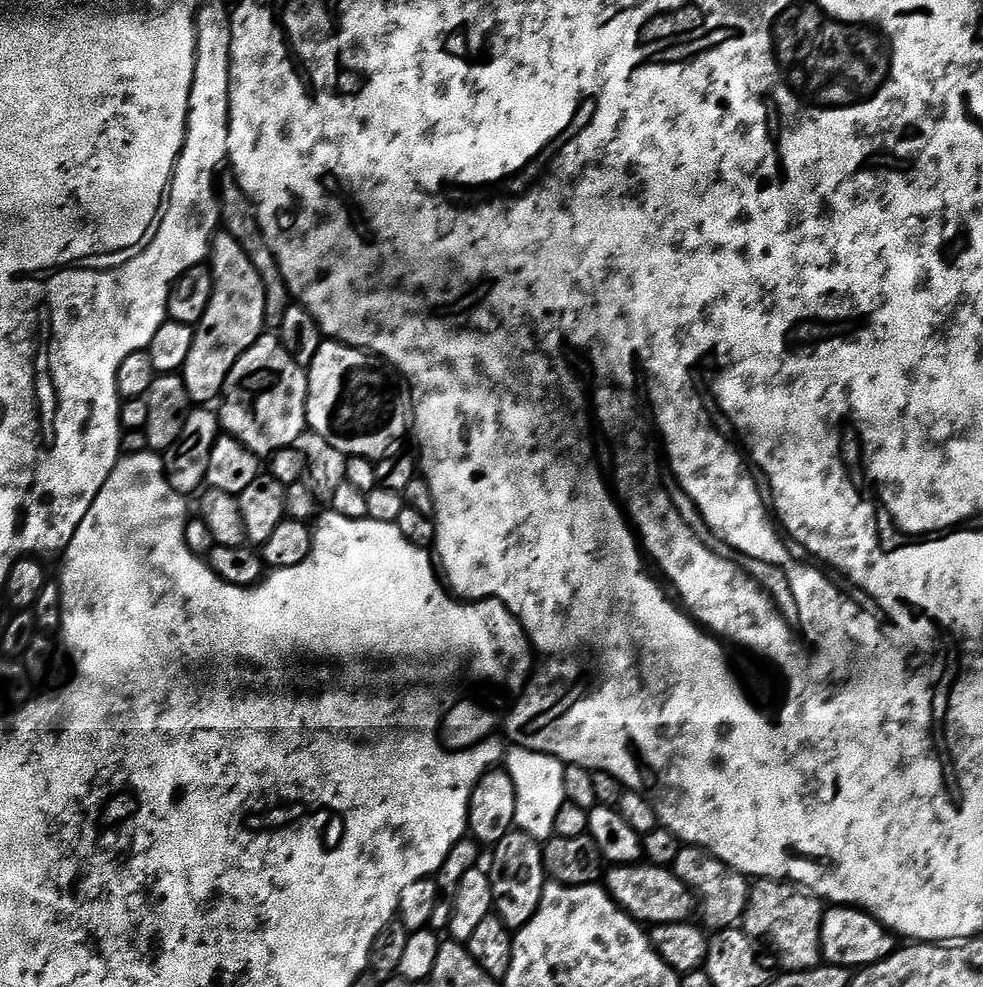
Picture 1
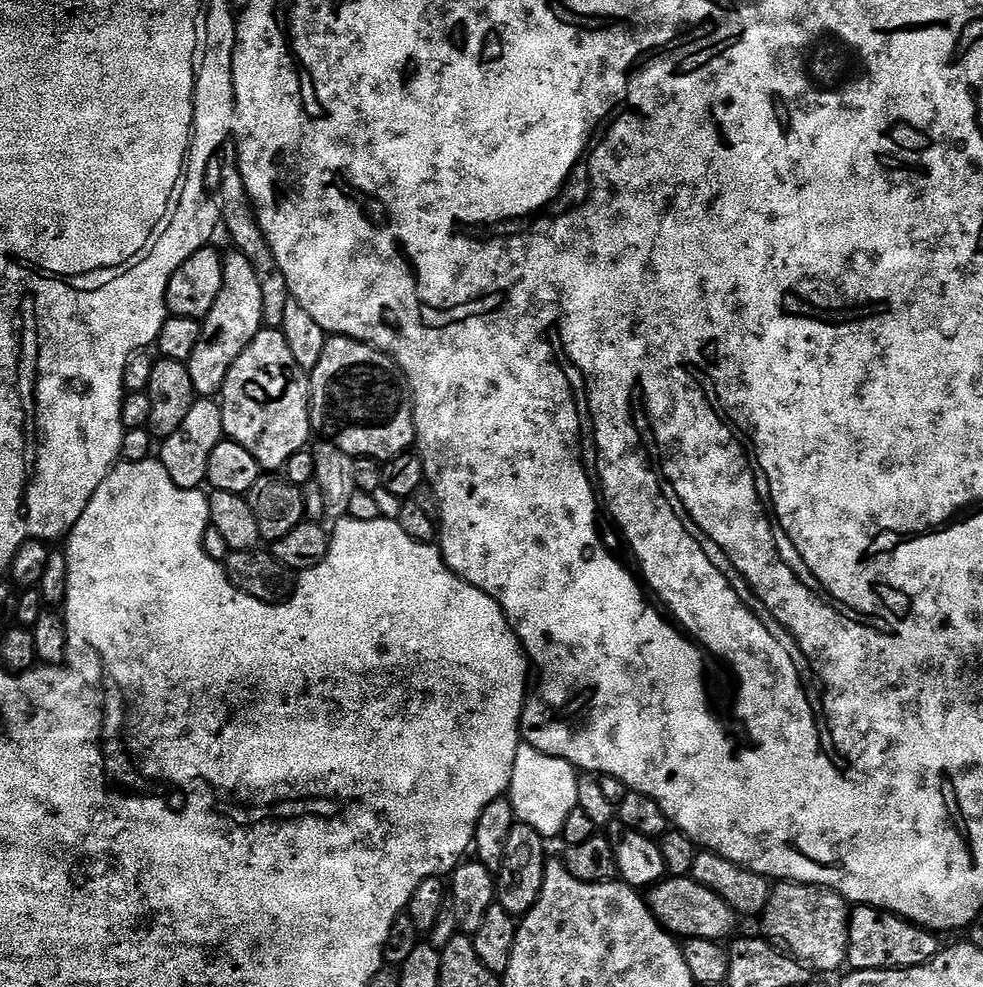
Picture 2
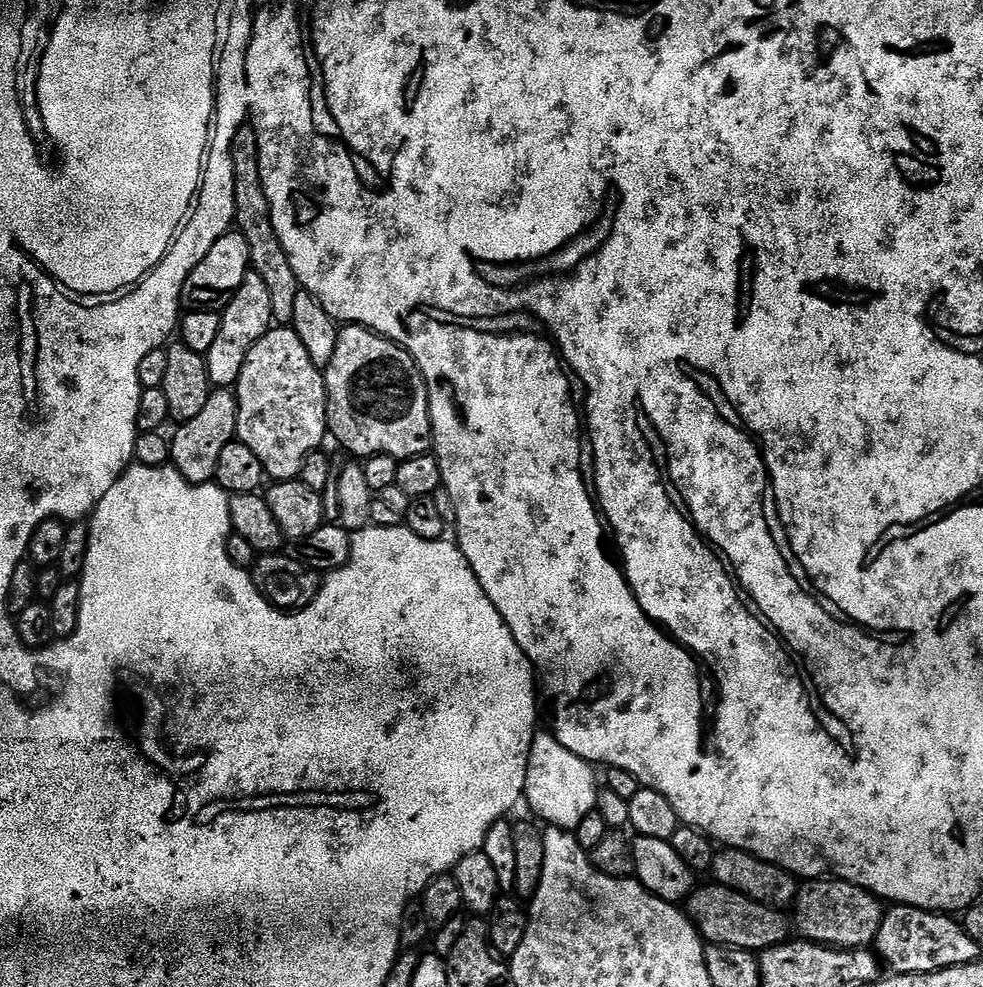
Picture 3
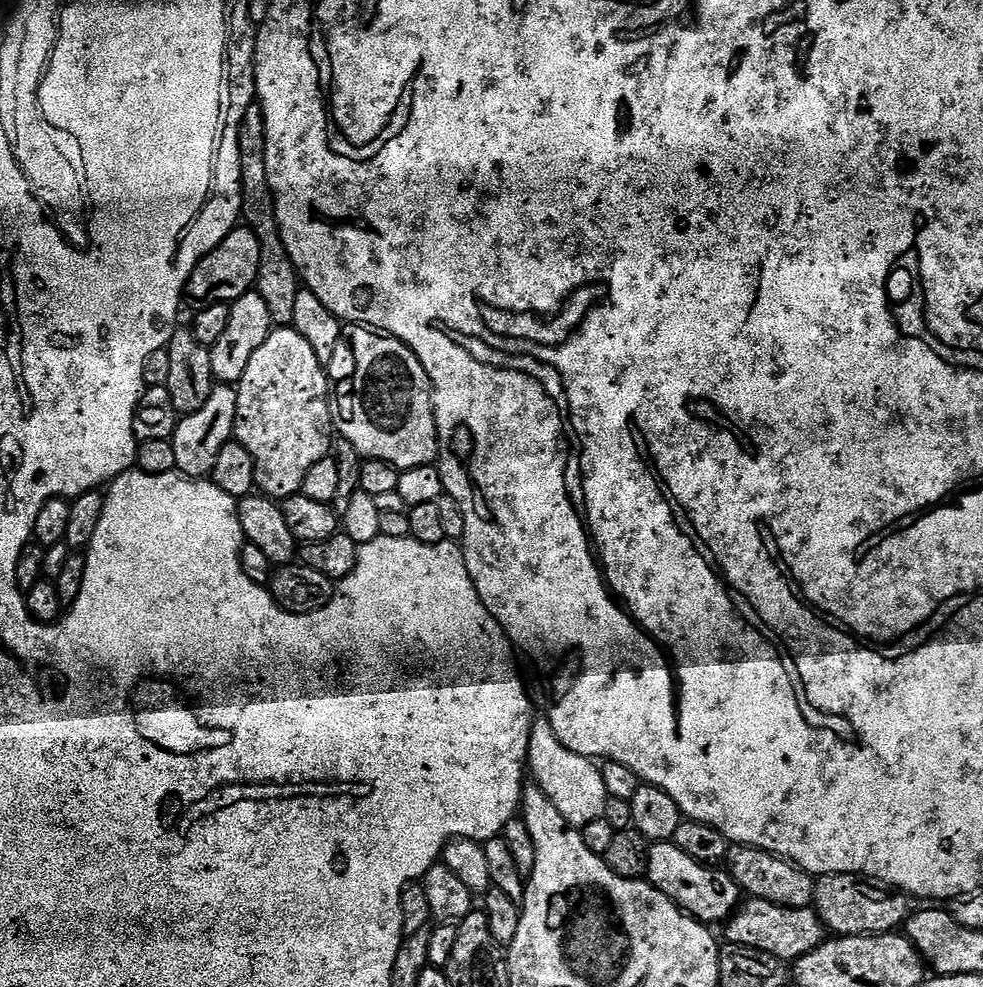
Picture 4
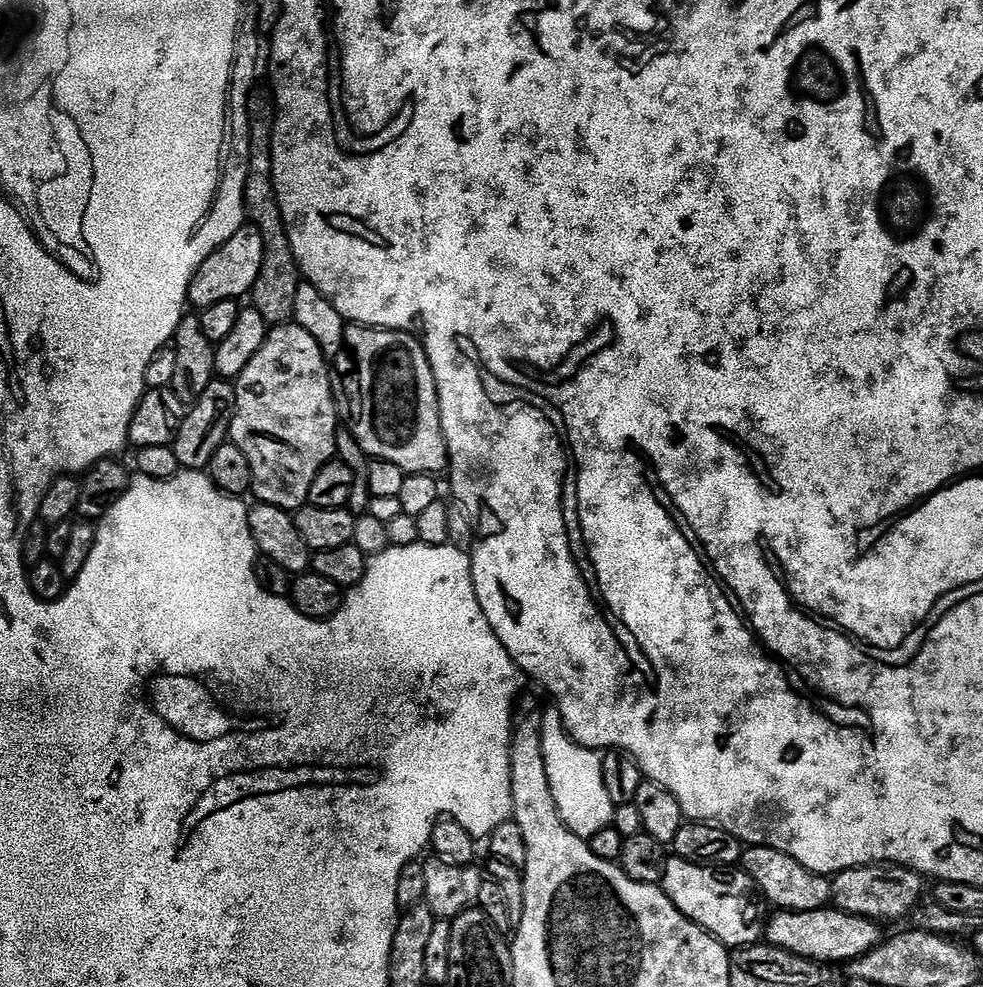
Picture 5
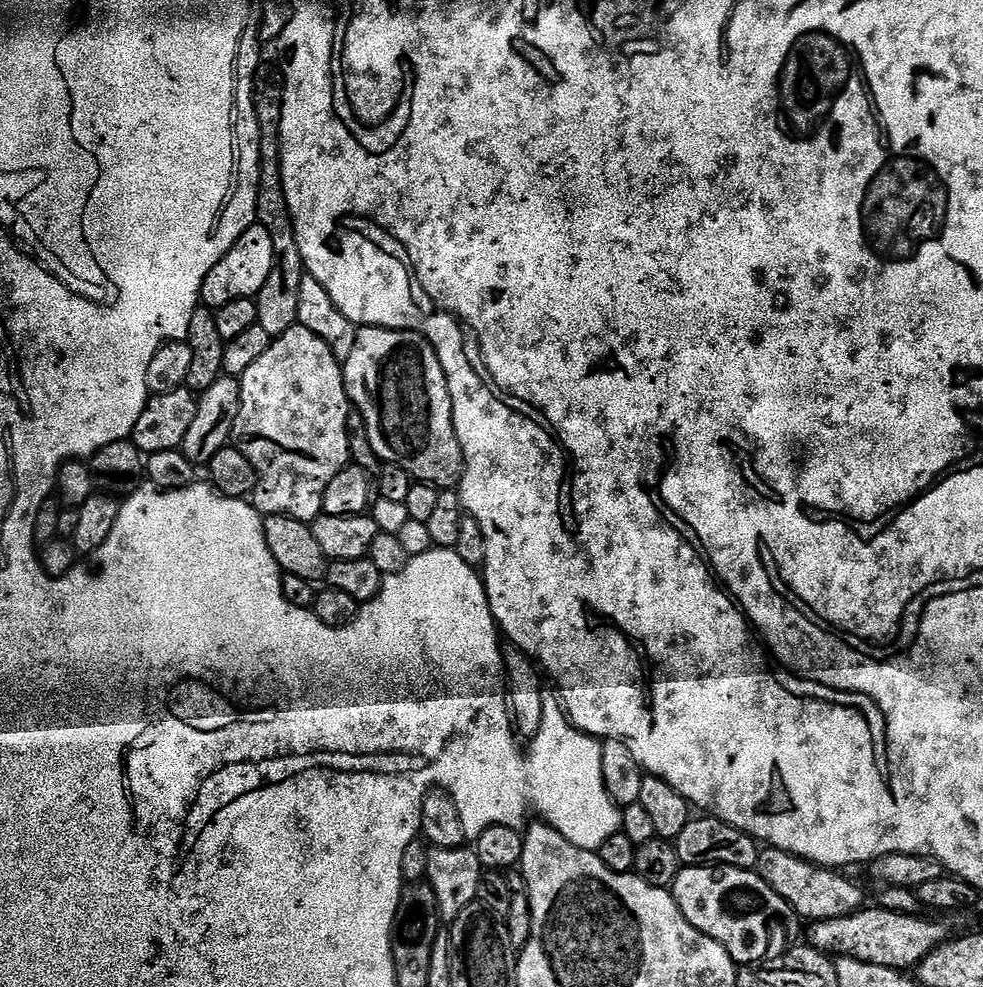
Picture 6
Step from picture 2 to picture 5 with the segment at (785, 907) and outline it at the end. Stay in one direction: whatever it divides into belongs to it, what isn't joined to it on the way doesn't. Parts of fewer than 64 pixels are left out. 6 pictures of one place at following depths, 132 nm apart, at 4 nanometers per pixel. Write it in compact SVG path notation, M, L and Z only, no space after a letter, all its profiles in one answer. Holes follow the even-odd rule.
M873 864L867 868L837 872L832 880L832 899L835 907L862 918L877 922L900 920L925 899L924 884L925 877L912 868L902 868L898 864Z

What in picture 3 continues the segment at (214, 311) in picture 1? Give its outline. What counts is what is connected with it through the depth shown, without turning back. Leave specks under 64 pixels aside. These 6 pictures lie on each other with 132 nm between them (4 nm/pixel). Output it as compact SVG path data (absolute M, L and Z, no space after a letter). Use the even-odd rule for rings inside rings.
M249 270L242 286L238 286L234 298L225 306L220 318L218 338L214 338L214 346L210 346L206 354L208 378L217 389L228 390L235 385L250 350L270 331L273 324L270 290L258 273Z

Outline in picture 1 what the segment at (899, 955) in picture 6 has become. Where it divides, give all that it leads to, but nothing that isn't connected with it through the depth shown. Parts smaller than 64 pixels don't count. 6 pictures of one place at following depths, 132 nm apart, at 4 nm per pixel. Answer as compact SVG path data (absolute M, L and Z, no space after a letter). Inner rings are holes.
M647 862L609 867L606 872L606 887L613 900L633 920L644 926L687 924L698 908L696 897L671 868L659 868Z

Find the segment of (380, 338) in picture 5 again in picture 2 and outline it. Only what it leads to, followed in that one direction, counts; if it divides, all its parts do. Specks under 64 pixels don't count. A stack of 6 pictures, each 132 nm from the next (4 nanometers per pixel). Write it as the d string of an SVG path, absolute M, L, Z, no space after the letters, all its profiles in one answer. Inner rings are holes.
M332 336L328 341L328 345L324 348L322 358L318 362L316 368L311 369L310 379L312 382L312 414L315 423L325 432L327 439L331 443L338 446L338 450L346 450L346 454L350 454L353 458L367 458L370 460L379 460L387 462L396 456L405 455L409 451L411 444L417 443L418 437L416 434L416 401L414 399L414 388L407 376L400 371L400 367L396 363L389 363L390 357L387 352L382 352L373 344L364 344L361 340L351 340L348 336Z

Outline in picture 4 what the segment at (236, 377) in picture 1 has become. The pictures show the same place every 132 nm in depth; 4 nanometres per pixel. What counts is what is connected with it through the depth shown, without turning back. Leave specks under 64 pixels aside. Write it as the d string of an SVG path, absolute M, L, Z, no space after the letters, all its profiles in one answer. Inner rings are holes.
M276 326L273 327L272 333L266 338L266 342L262 342L262 346L258 346L254 358L250 358L250 362L246 366L246 374L242 374L242 378L236 388L236 431L234 433L234 439L242 446L246 446L246 450L250 450L250 458L254 458L256 488L263 495L271 496L277 502L283 502L288 497L297 495L300 492L302 482L306 482L306 473L314 467L314 462L322 462L322 458L326 458L333 451L334 408L330 403L328 376L324 372L327 372L325 365L318 362L318 354L314 354L314 349L310 347L310 342L306 342L306 338L302 338L302 334L298 334L296 329L291 326Z

